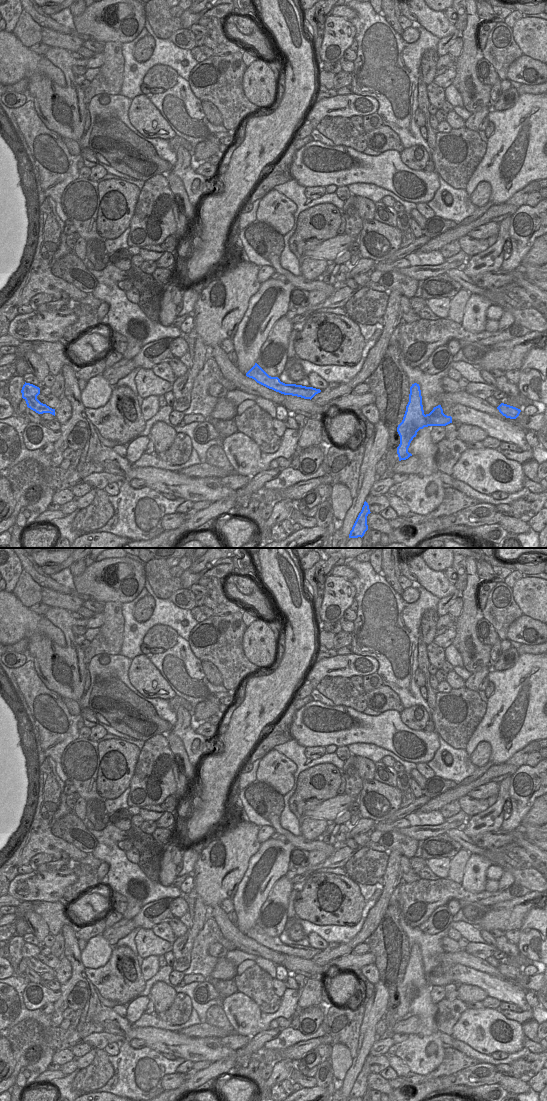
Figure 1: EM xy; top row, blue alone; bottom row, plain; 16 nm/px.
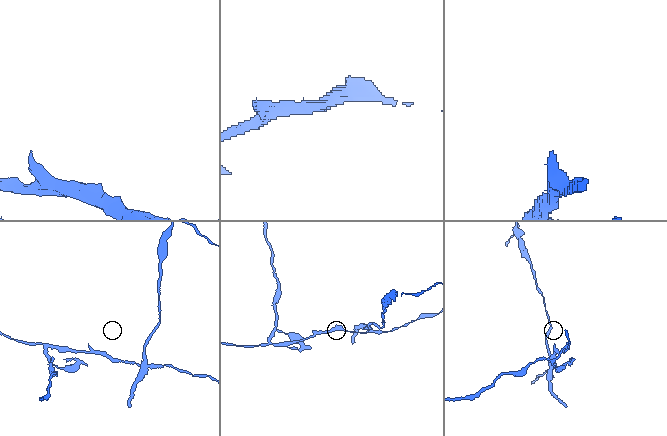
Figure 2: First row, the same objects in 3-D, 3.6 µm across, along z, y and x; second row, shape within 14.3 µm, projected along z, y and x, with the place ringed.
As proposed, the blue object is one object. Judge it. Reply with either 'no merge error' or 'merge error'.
merge error

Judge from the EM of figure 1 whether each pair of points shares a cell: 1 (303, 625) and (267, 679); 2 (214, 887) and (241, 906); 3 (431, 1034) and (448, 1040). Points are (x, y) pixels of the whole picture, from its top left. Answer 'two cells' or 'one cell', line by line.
1: one cell
2: two cells
3: two cells

